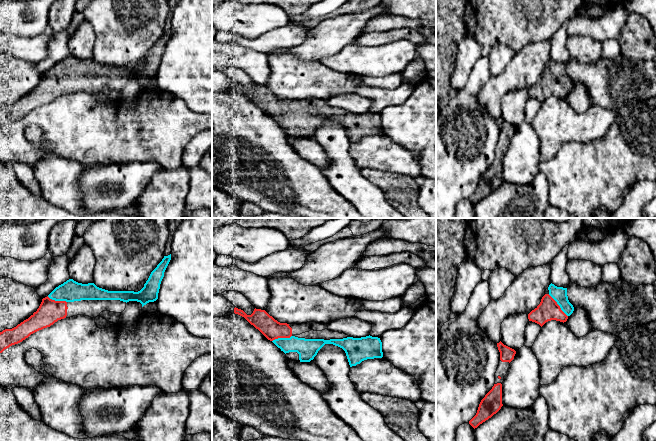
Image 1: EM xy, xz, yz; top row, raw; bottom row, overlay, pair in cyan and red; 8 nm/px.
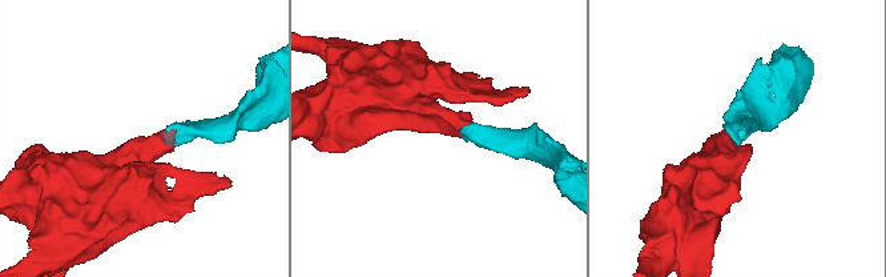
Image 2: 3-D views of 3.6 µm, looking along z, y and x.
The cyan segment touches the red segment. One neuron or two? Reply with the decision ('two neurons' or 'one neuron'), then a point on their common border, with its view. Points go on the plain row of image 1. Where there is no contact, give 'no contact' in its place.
one neuron | yz (558, 80)

